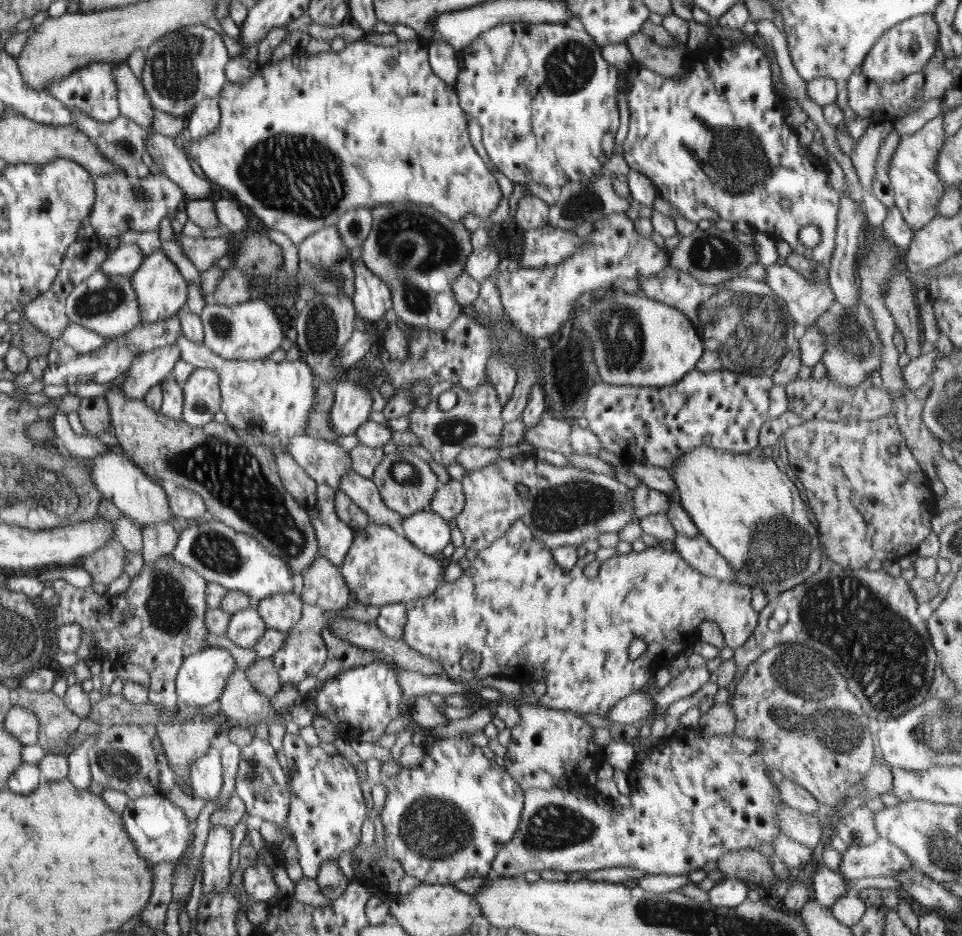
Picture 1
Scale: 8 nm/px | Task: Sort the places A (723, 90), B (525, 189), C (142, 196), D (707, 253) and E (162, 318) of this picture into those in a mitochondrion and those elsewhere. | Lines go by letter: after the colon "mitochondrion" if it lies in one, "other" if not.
A: other
B: other
C: mitochondrion
D: mitochondrion
E: other

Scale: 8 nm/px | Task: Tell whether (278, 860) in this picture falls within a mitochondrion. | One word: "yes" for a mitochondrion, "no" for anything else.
no

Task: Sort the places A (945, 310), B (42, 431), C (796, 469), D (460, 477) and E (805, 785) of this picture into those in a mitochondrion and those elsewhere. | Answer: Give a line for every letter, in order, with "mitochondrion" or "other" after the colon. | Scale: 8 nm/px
A: other
B: mitochondrion
C: other
D: other
E: other

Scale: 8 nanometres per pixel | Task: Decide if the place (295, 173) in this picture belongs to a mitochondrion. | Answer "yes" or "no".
yes

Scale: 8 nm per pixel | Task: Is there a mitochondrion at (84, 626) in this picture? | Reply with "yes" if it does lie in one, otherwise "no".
no

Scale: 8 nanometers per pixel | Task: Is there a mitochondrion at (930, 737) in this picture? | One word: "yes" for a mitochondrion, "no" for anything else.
yes

